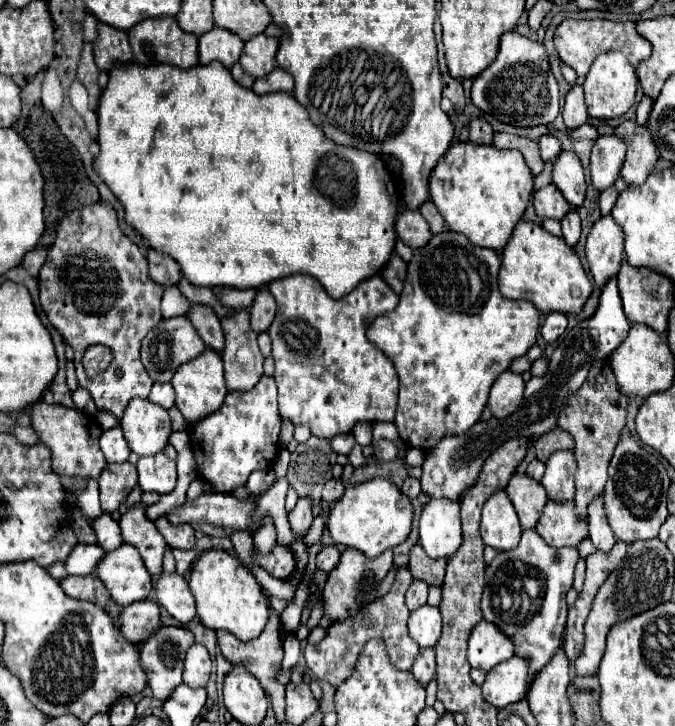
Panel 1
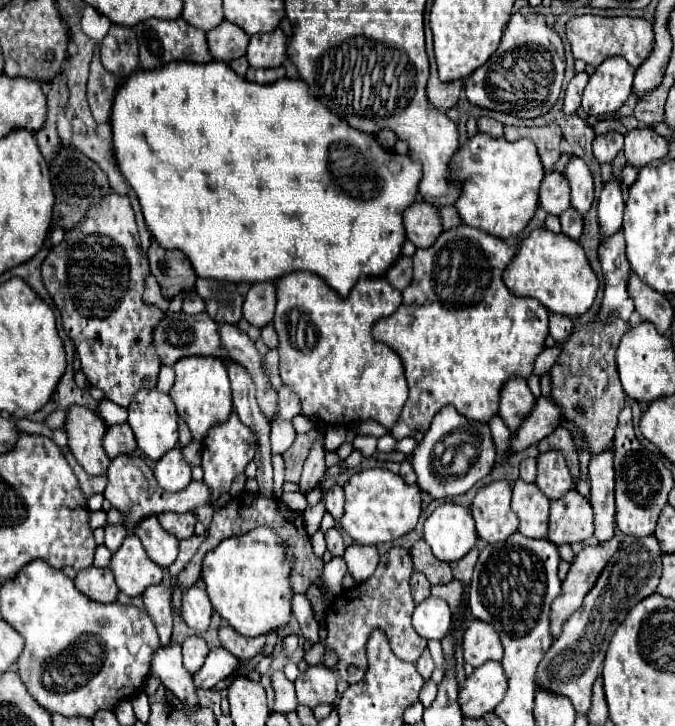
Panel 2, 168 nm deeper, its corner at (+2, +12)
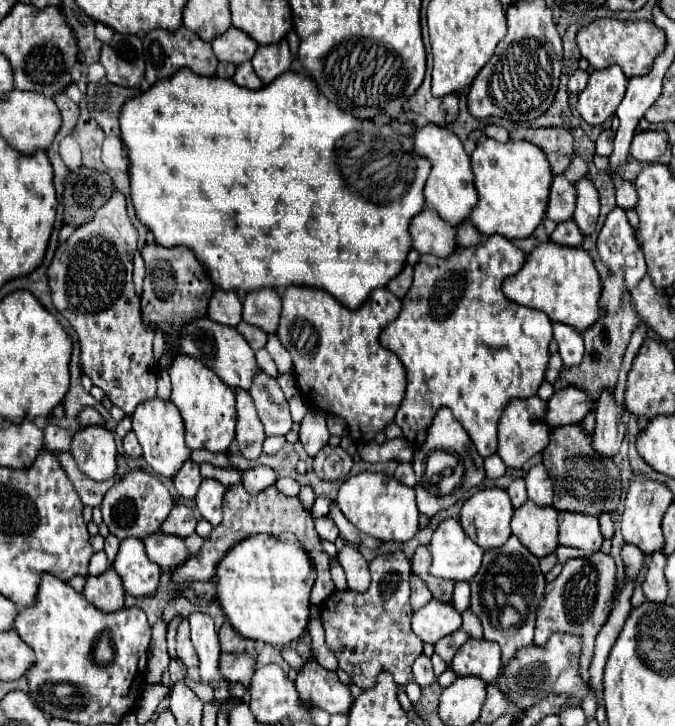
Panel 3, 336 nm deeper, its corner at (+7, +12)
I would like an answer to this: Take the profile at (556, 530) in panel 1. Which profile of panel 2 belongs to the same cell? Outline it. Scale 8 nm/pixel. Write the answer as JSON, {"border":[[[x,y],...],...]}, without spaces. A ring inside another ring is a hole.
{"border":[[[570,490],[558,500],[550,500],[548,540],[554,544],[582,542],[594,534],[594,512],[590,502],[578,492]]]}

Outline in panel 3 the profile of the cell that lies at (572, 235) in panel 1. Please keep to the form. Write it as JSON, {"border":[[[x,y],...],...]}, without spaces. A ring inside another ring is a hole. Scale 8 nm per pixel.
{"border":[[[567,220],[567,222],[557,224],[555,232],[551,234],[551,240],[553,240],[555,244],[561,244],[561,246],[579,248],[581,242],[583,242],[583,234],[581,234],[581,230],[577,228],[577,224],[575,224],[573,220]]]}

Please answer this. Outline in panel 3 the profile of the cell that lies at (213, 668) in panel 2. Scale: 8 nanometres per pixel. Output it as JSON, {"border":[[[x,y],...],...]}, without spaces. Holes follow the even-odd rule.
{"border":[[[247,652],[221,654],[221,674],[229,682],[239,682],[245,688],[251,682],[255,666],[257,666],[257,652],[255,654],[247,654]]]}

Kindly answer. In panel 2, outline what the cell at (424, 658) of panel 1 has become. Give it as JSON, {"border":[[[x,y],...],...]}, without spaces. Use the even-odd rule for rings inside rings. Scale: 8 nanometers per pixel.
{"border":[[[424,650],[424,652],[422,652],[422,656],[420,656],[418,662],[416,662],[416,668],[418,668],[418,672],[422,674],[424,680],[430,680],[430,674],[434,672],[434,662],[432,662],[432,658],[430,658],[430,650]]]}

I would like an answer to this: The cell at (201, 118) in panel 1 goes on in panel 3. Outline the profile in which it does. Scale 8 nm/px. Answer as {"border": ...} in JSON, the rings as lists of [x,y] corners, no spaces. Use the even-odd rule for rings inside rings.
{"border":[[[183,68],[181,72],[177,72],[177,76],[169,78],[169,80],[161,80],[161,84],[155,84],[151,86],[147,92],[131,98],[125,102],[123,110],[121,110],[121,138],[127,146],[127,152],[129,152],[129,158],[131,158],[131,166],[129,166],[129,176],[131,176],[131,196],[133,196],[133,204],[135,204],[135,210],[137,210],[137,218],[155,234],[155,242],[161,244],[161,246],[175,246],[175,244],[181,244],[181,246],[187,246],[187,248],[193,248],[193,252],[197,252],[197,258],[205,264],[211,280],[223,288],[223,290],[245,290],[245,292],[251,292],[251,290],[257,290],[257,288],[287,288],[287,286],[309,286],[309,288],[323,288],[325,292],[329,292],[335,300],[339,300],[345,308],[349,310],[355,310],[359,308],[369,292],[377,290],[377,288],[383,288],[387,286],[389,280],[393,280],[401,270],[403,270],[403,264],[407,260],[407,254],[411,250],[411,236],[409,236],[409,224],[411,220],[423,212],[425,208],[425,198],[423,198],[423,188],[425,188],[425,182],[427,182],[427,176],[431,172],[431,162],[423,156],[419,156],[415,152],[415,146],[413,146],[413,138],[407,136],[407,134],[399,134],[397,130],[393,130],[389,124],[385,126],[375,126],[371,120],[357,120],[353,114],[349,112],[343,112],[339,106],[335,106],[333,102],[329,102],[321,92],[319,88],[315,86],[315,82],[311,82],[309,76],[305,74],[297,74],[297,72],[285,72],[281,76],[277,76],[269,86],[263,86],[259,88],[257,92],[253,90],[247,90],[247,88],[241,88],[237,84],[233,84],[233,80],[221,80],[221,78],[209,78],[205,80],[203,76],[193,76],[191,70]]]}

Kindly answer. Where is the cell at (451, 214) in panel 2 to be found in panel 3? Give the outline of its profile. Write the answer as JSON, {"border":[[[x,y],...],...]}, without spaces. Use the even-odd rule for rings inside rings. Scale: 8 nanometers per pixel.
{"border":[[[469,220],[465,224],[461,224],[461,226],[457,226],[457,238],[459,238],[461,246],[473,246],[473,244],[477,246],[477,244],[483,242],[481,234],[477,232],[477,228]]]}

